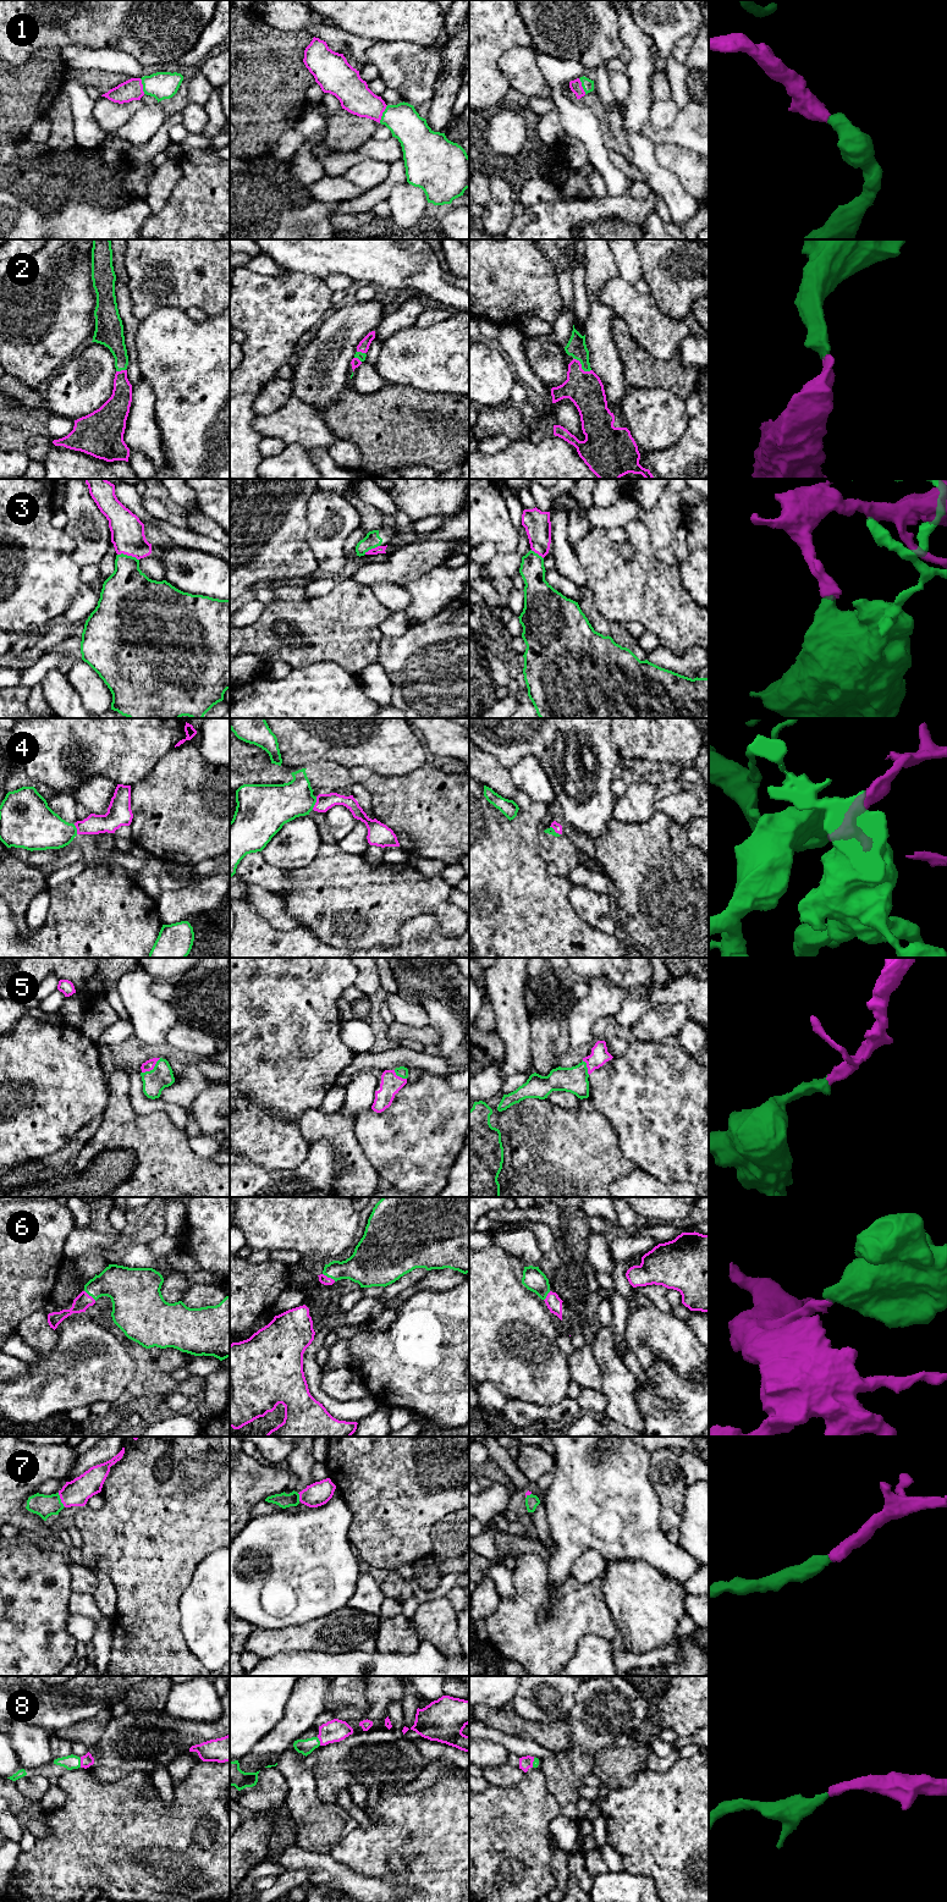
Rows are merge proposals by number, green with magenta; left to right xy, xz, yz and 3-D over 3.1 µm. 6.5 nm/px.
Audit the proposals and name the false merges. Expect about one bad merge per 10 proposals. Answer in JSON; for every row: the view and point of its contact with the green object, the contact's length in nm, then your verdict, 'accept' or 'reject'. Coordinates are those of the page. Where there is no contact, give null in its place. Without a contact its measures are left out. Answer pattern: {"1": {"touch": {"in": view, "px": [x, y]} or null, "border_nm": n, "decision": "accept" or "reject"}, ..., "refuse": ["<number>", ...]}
{"1": {"touch": {"in": "xz", "px": [383, 114]}, "border_nm": 130, "decision": "accept"}, "2": {"touch": {"in": "yz", "px": [582, 367]}, "border_nm": 140, "decision": "accept"}, "3": {"touch": {"in": "xy", "px": [128, 556]}, "border_nm": 150, "decision": "accept"}, "4": {"touch": {"in": "xz", "px": [315, 801]}, "border_nm": 90, "decision": "accept"}, "5": {"touch": {"in": "xy", "px": [153, 1069]}, "border_nm": 160, "decision": "accept"}, "6": {"touch": {"in": "xz", "px": [329, 1277]}, "border_nm": 100, "decision": "accept"}, "7": {"touch": {"in": "xy", "px": [60, 1500]}, "border_nm": 110, "decision": "accept"}, "8": {"touch": {"in": "xy", "px": [80, 1763]}, "border_nm": 60, "decision": "accept"}, "refuse": []}

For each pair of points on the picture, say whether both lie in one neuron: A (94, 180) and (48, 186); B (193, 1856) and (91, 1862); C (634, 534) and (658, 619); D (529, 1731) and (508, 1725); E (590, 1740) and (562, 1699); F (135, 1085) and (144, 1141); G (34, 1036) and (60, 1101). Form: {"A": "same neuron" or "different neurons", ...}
{"A": "same neuron", "B": "same neuron", "C": "same neuron", "D": "same neuron", "E": "different neurons", "F": "different neurons", "G": "same neuron"}

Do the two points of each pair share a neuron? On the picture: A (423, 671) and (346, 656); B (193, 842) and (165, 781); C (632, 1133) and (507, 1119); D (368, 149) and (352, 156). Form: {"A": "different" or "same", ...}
{"A": "different", "B": "same", "C": "different", "D": "same"}

